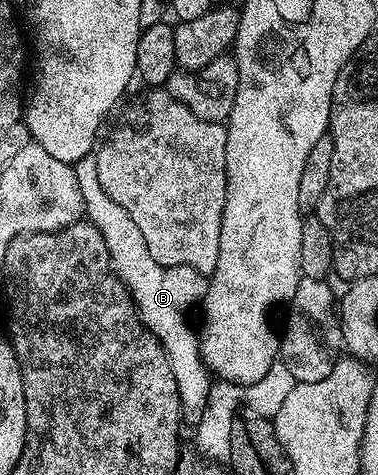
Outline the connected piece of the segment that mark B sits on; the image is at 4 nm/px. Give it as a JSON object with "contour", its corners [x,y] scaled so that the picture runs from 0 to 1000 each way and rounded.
{"contour":[[[246,324],[230,326],[198,341],[193,352],[209,383],[209,396],[214,396],[228,457],[275,497],[278,514],[291,535],[296,568],[333,598],[336,611],[357,636],[357,655],[368,659],[368,672],[376,674],[394,699],[405,699],[415,707],[415,716],[437,733],[437,741],[447,749],[447,771],[458,775],[458,796],[468,800],[481,886],[492,895],[497,888],[497,899],[511,901],[526,891],[532,876],[542,867],[548,836],[563,811],[563,796],[545,766],[537,764],[537,743],[526,731],[529,697],[519,688],[516,695],[505,688],[505,678],[495,672],[495,659],[513,644],[519,651],[534,638],[540,623],[548,621],[550,587],[529,577],[524,568],[489,558],[429,560],[405,547],[405,539],[392,537],[392,524],[370,497],[370,484],[362,480],[362,472],[352,472],[341,446],[333,446],[320,429],[310,429],[304,421],[291,419],[288,408],[267,394],[267,379],[262,379],[257,364],[257,341]]]}

